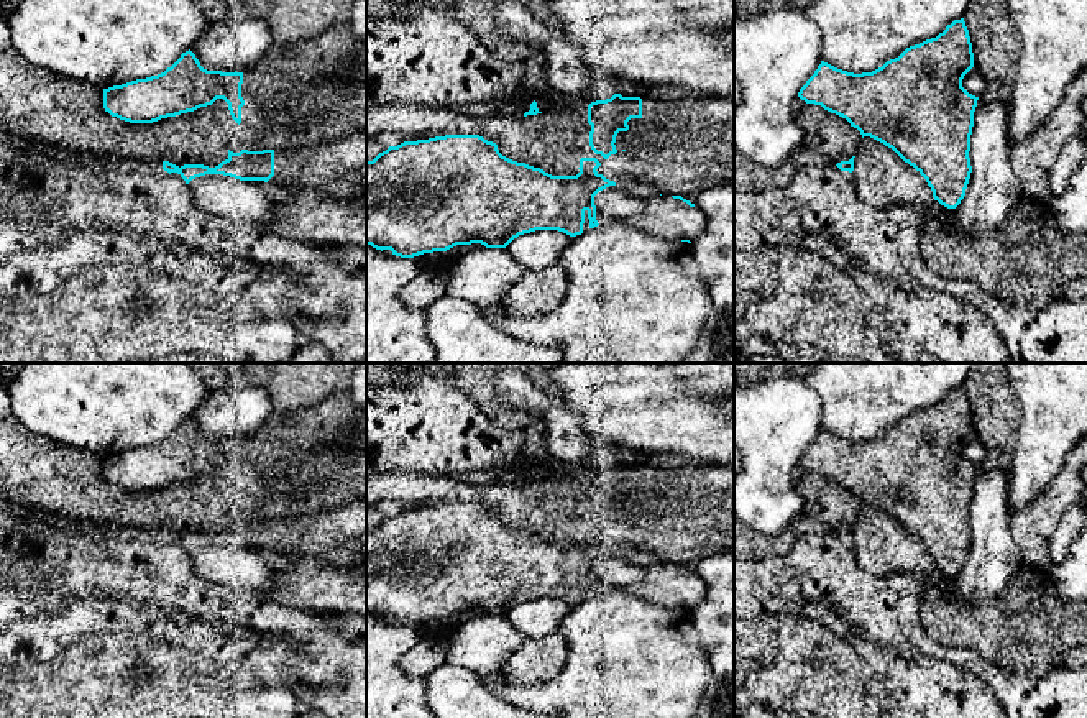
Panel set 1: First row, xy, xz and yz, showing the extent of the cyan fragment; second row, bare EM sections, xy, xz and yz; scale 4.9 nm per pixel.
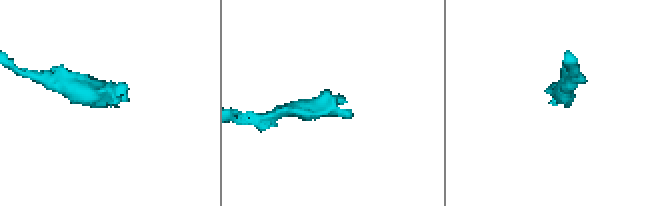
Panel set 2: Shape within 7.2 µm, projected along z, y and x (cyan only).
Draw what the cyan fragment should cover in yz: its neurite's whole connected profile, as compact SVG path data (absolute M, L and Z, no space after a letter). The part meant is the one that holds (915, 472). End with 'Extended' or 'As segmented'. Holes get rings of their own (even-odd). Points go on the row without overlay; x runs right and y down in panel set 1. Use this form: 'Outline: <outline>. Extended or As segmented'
Outline: M961 386L936 406L906 416L872 440L854 442L821 429L798 465L846 486L862 506L870 504L892 516L926 547L934 568L956 577L972 541L969 519L979 465L962 455L962 447L972 435L972 411Z. As segmented

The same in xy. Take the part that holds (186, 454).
Outline: M189 417L158 444L103 457L103 476L130 491L153 491L223 467L240 493L245 473L241 452L243 440L207 439Z. As segmented

